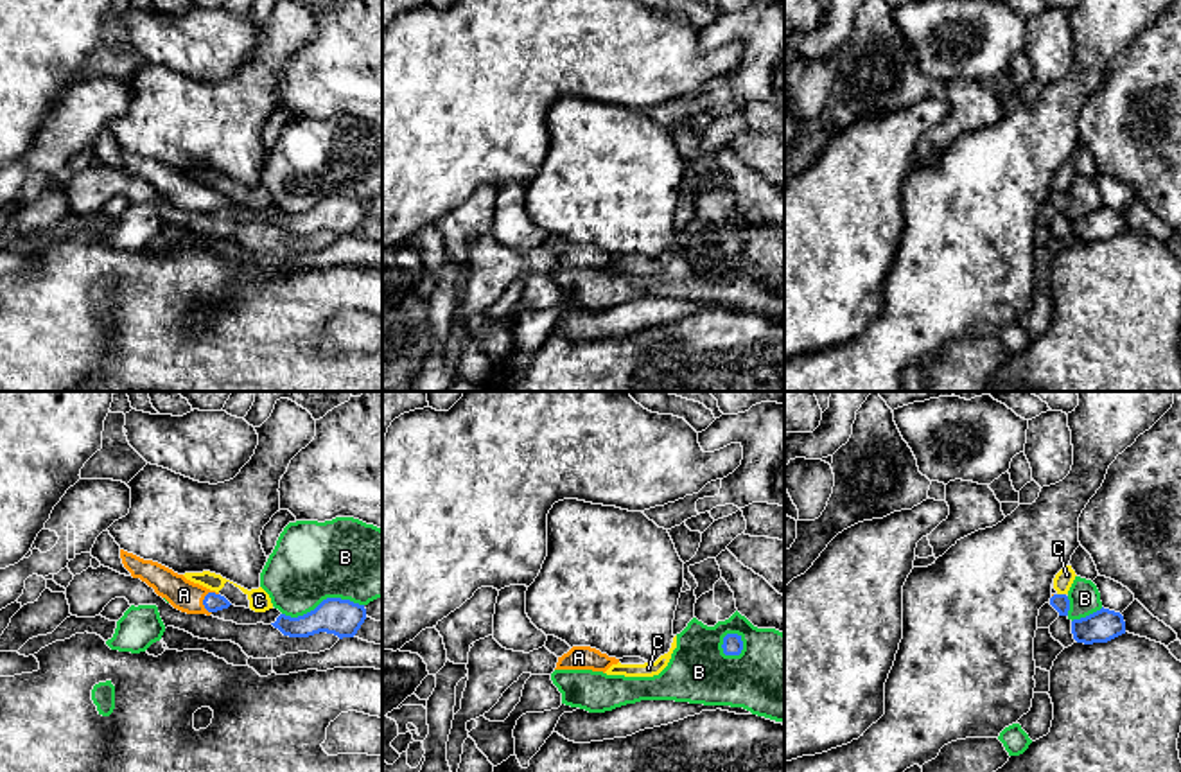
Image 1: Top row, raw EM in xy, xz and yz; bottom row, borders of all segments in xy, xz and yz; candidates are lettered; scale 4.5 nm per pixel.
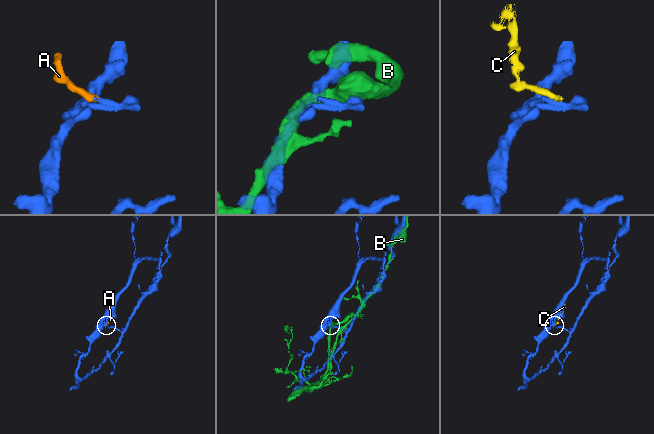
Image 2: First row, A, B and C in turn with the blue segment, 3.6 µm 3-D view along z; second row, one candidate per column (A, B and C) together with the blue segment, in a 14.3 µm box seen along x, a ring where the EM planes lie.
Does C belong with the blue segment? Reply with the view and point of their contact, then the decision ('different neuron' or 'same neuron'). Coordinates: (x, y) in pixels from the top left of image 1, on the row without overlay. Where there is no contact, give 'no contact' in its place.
yz (1061, 192) | different neuron

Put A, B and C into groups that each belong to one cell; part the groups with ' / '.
A / B / C

